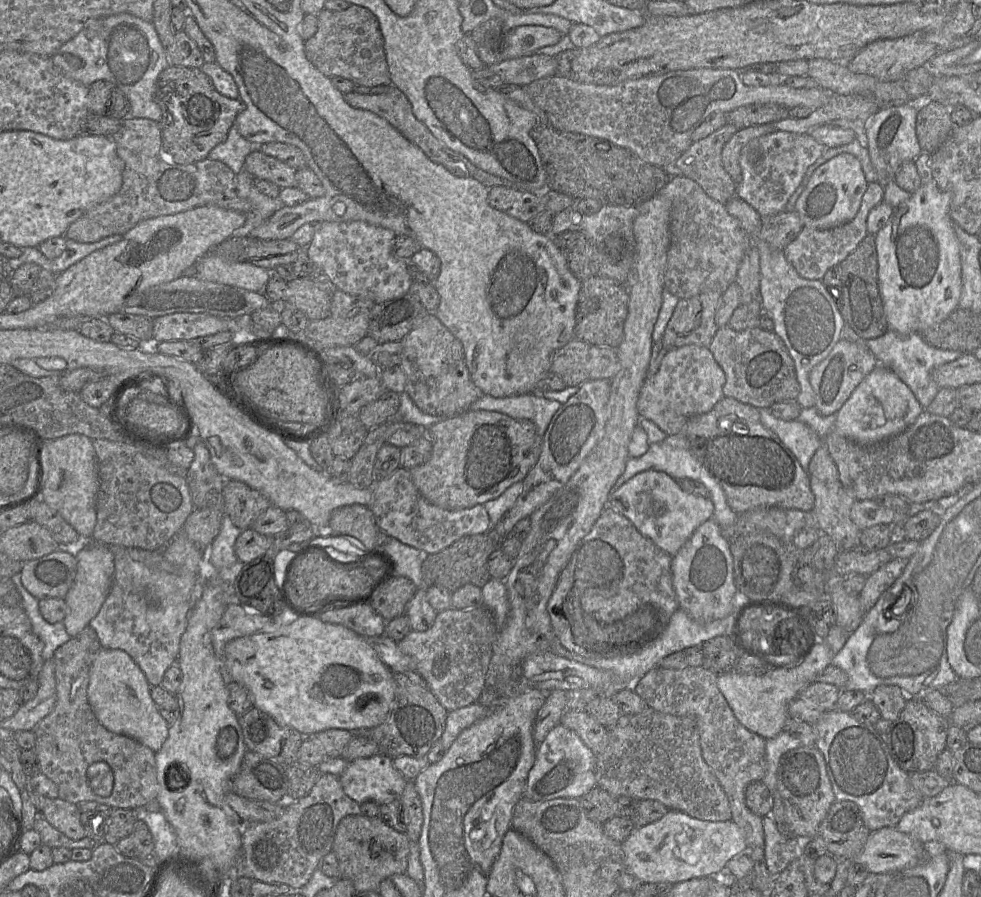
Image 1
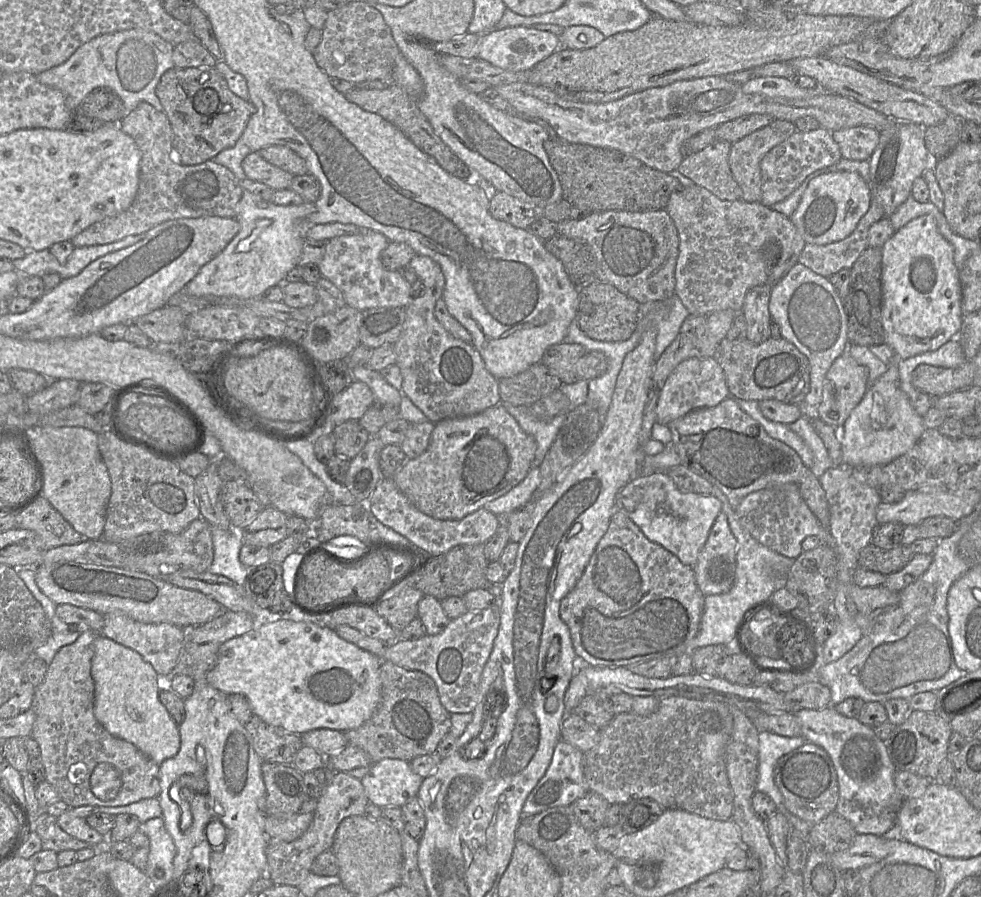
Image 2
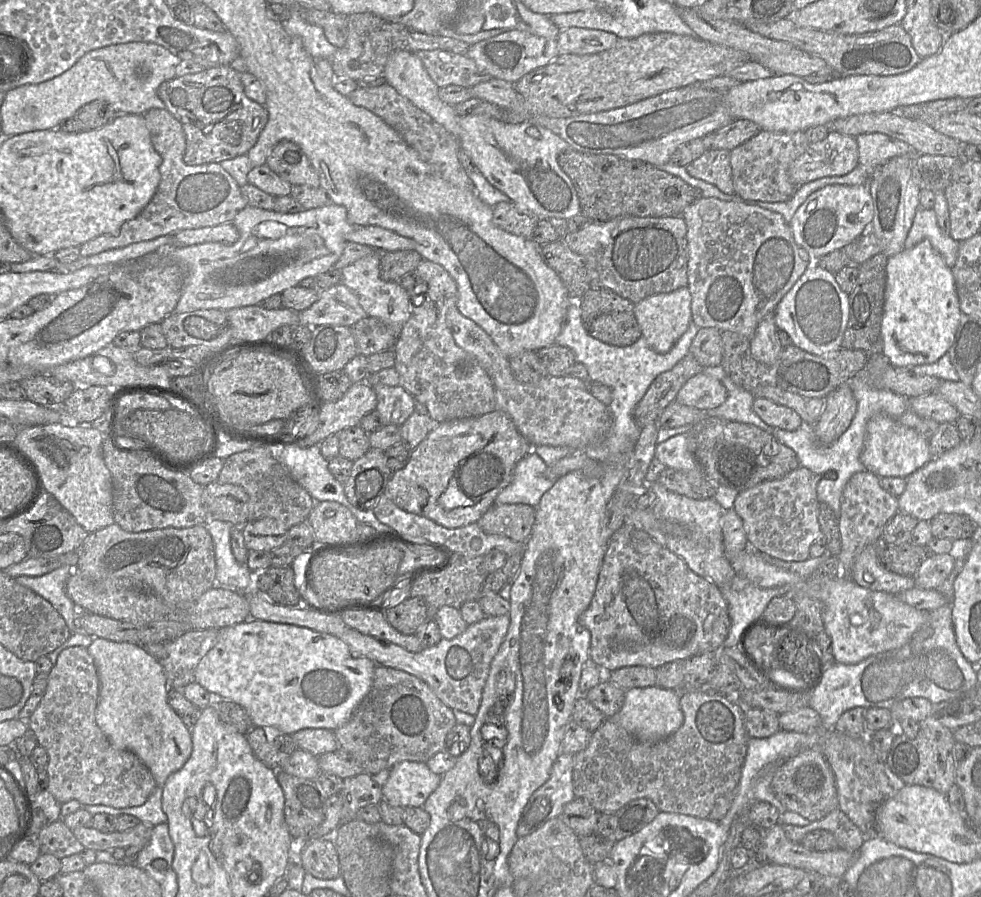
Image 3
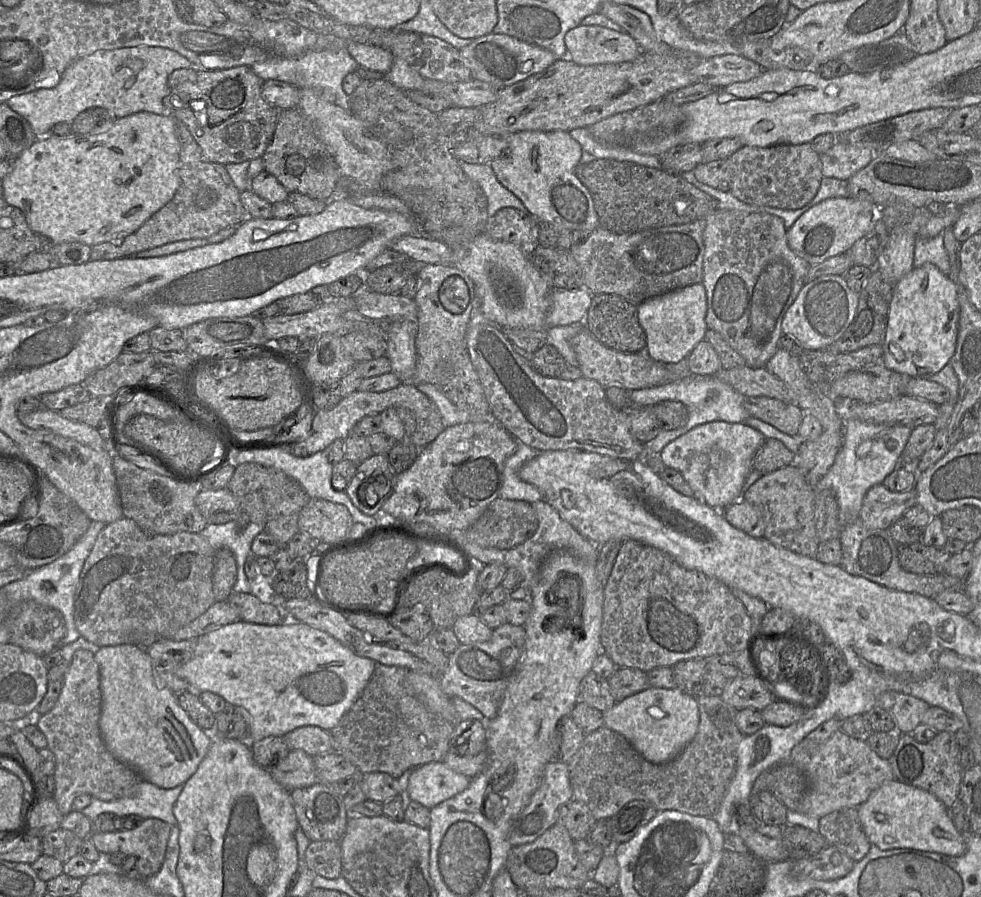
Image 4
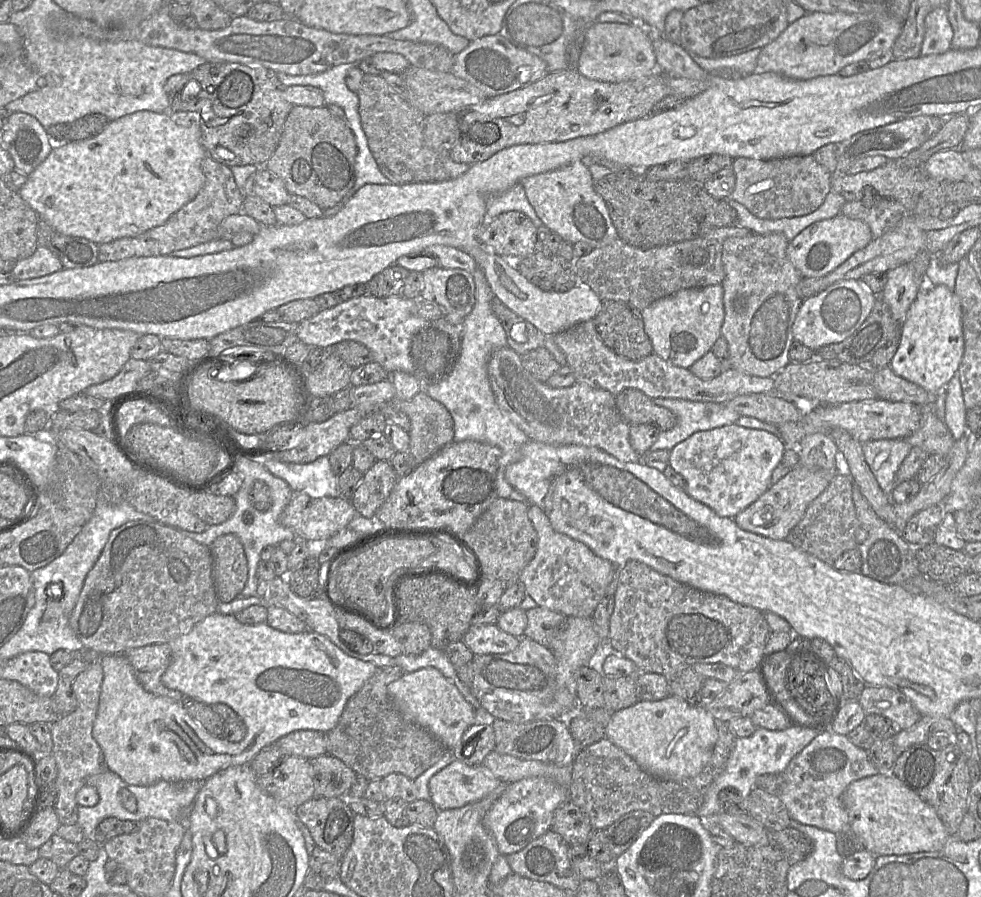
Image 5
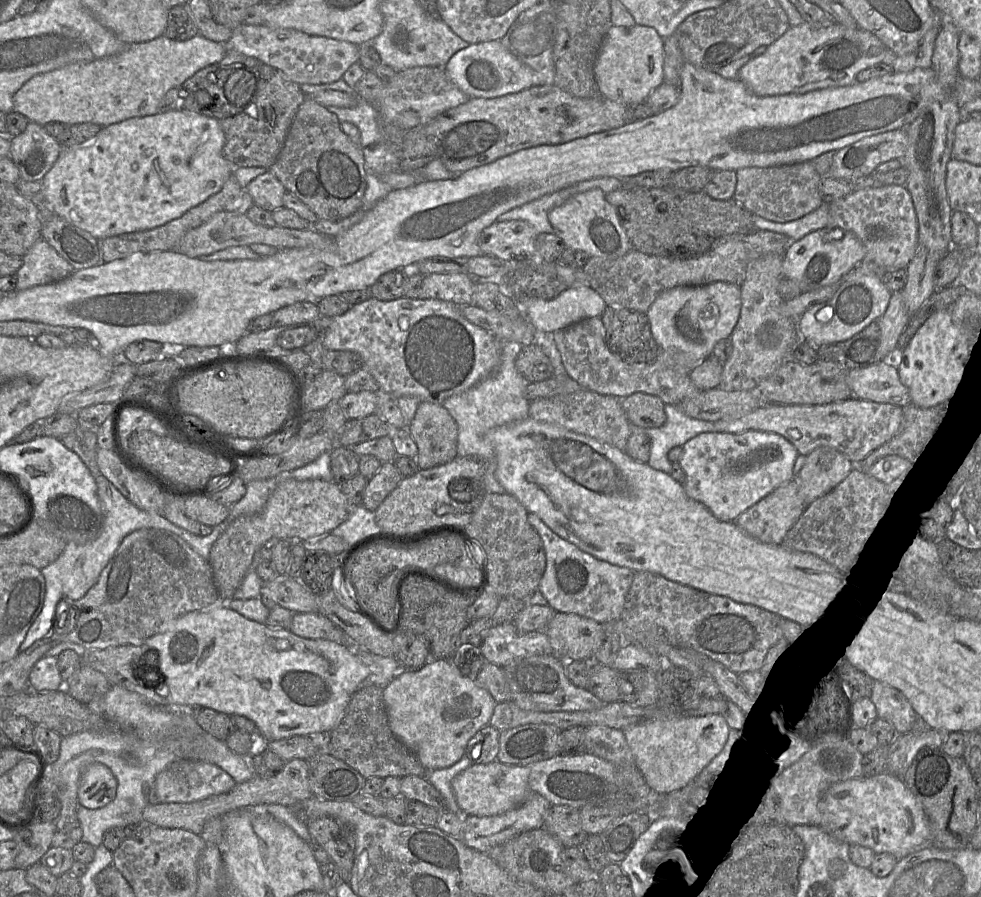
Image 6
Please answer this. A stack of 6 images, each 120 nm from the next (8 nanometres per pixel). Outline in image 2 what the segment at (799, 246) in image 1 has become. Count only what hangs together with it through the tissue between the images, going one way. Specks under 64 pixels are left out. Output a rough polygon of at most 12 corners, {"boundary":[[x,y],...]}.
{"boundary":[[872,199],[848,237],[806,243],[798,263],[826,278],[850,269],[883,217]]}

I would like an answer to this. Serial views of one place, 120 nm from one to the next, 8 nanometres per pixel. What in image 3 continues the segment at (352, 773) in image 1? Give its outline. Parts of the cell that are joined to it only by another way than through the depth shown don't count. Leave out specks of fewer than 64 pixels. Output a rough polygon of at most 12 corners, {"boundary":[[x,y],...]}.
{"boundary":[[403,761],[388,771],[383,800],[423,807],[441,782],[426,762]]}

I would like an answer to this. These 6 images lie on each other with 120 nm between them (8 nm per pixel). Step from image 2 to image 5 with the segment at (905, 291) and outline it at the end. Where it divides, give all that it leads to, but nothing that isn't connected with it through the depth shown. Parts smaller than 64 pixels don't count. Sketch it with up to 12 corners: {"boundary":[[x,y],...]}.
{"boundary":[[924,285],[893,372],[937,393],[965,352],[962,306]]}

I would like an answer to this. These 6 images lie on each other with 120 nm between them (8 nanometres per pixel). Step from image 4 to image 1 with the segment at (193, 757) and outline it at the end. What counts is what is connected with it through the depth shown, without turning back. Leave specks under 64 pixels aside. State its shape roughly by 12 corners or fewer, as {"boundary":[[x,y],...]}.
{"boundary":[[101,648],[87,699],[108,731],[157,752],[169,726],[144,673]]}

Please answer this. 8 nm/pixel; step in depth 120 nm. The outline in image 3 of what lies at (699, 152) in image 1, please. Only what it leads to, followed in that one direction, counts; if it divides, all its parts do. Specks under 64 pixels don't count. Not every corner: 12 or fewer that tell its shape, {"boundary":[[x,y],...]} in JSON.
{"boundary":[[708,149],[685,169],[735,194],[730,151]]}

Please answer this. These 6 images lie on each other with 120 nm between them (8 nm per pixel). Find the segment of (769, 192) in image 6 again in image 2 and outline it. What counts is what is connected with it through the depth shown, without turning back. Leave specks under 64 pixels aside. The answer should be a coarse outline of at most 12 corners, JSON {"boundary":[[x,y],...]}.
{"boundary":[[774,120],[731,144],[741,200],[760,202],[761,161],[798,131]]}

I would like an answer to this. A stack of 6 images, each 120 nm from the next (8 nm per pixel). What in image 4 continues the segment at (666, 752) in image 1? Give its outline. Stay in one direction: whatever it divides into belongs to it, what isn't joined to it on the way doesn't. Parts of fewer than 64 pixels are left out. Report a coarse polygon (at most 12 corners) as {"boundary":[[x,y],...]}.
{"boundary":[[721,696],[671,761],[605,726],[568,763],[596,820],[642,800],[713,817],[744,735]]}

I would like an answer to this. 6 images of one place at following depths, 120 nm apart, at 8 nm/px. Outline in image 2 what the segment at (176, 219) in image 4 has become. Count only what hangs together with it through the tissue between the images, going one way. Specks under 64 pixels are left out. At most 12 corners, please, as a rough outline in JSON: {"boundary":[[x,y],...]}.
{"boundary":[[142,102],[119,128],[141,152],[125,211],[74,248],[144,235],[180,218],[235,218],[240,180],[179,164],[165,112]]}

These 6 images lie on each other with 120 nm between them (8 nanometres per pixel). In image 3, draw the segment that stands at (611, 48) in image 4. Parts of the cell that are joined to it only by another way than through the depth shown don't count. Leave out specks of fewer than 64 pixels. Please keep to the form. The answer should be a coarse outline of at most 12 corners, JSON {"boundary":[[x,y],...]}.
{"boundary":[[571,27],[557,36],[559,54],[589,55],[614,47],[619,37]]}

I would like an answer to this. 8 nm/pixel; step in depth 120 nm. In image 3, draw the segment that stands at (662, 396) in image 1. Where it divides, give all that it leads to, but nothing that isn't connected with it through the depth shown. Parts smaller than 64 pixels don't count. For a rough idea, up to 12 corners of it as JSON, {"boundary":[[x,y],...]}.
{"boundary":[[699,372],[675,401],[700,410],[727,399],[723,383]]}

